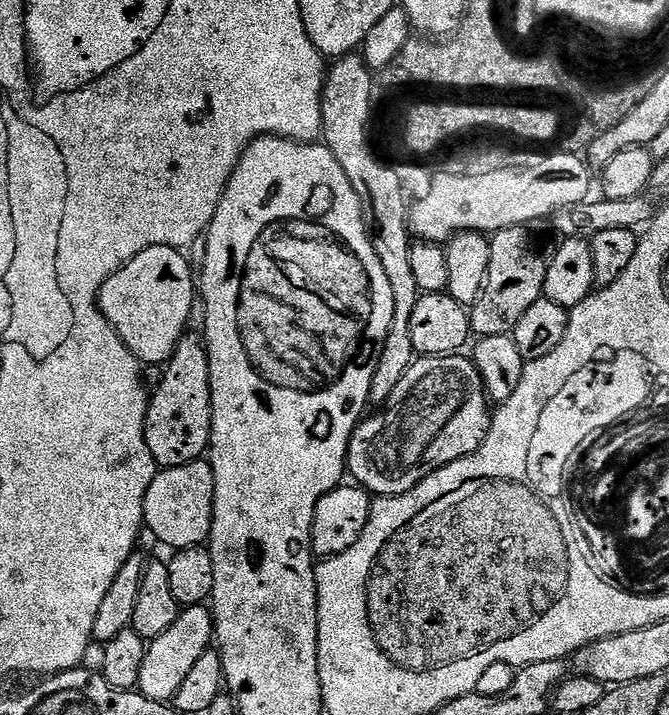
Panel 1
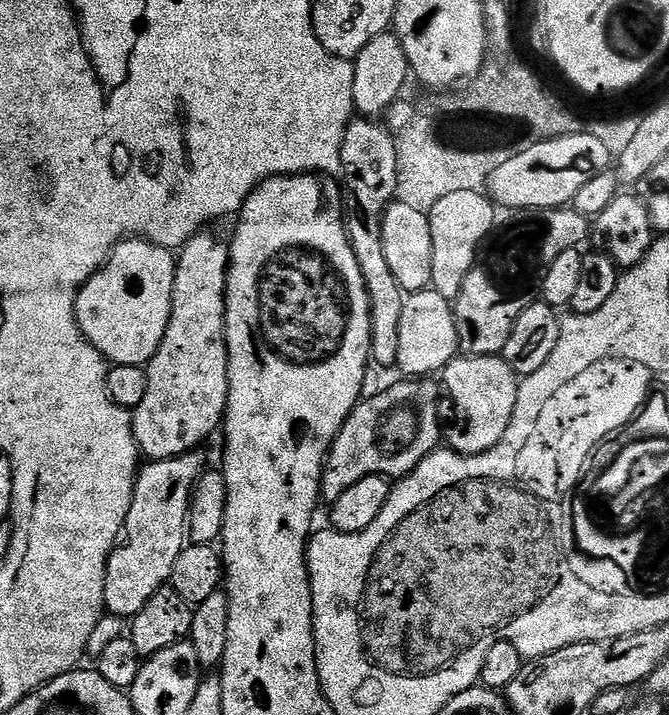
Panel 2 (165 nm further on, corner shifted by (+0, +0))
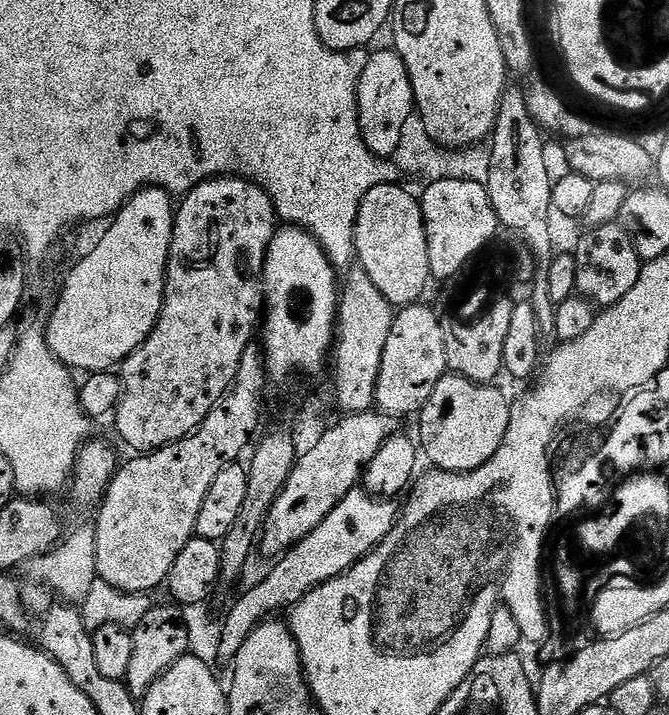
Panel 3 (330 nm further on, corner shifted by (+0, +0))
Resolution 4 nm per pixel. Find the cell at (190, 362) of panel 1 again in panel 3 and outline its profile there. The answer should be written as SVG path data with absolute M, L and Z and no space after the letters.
M217 176L215 180L203 180L197 188L190 190L179 201L176 208L176 225L172 231L172 245L168 255L168 273L164 283L164 305L160 311L160 317L143 346L138 350L134 350L134 354L130 354L122 365L123 392L114 411L114 419L116 418L116 428L120 431L121 438L130 447L136 448L132 450L140 454L147 454L156 451L157 448L165 448L167 444L173 444L182 438L191 436L203 424L205 418L210 414L210 410L214 410L216 403L236 383L236 375L242 362L242 354L246 354L246 346L253 343L255 336L252 335L255 332L257 335L258 325L262 320L264 259L268 253L268 244L275 238L277 231L276 204L270 198L270 194L266 194L266 190L262 190L251 180L242 180L239 176Z

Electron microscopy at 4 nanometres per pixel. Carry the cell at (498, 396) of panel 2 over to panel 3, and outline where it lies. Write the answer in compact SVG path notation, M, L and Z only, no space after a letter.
M446 374L434 386L434 394L418 413L420 436L418 444L428 455L433 469L442 472L473 472L478 470L502 446L510 426L512 404L492 384L476 384L464 376Z

